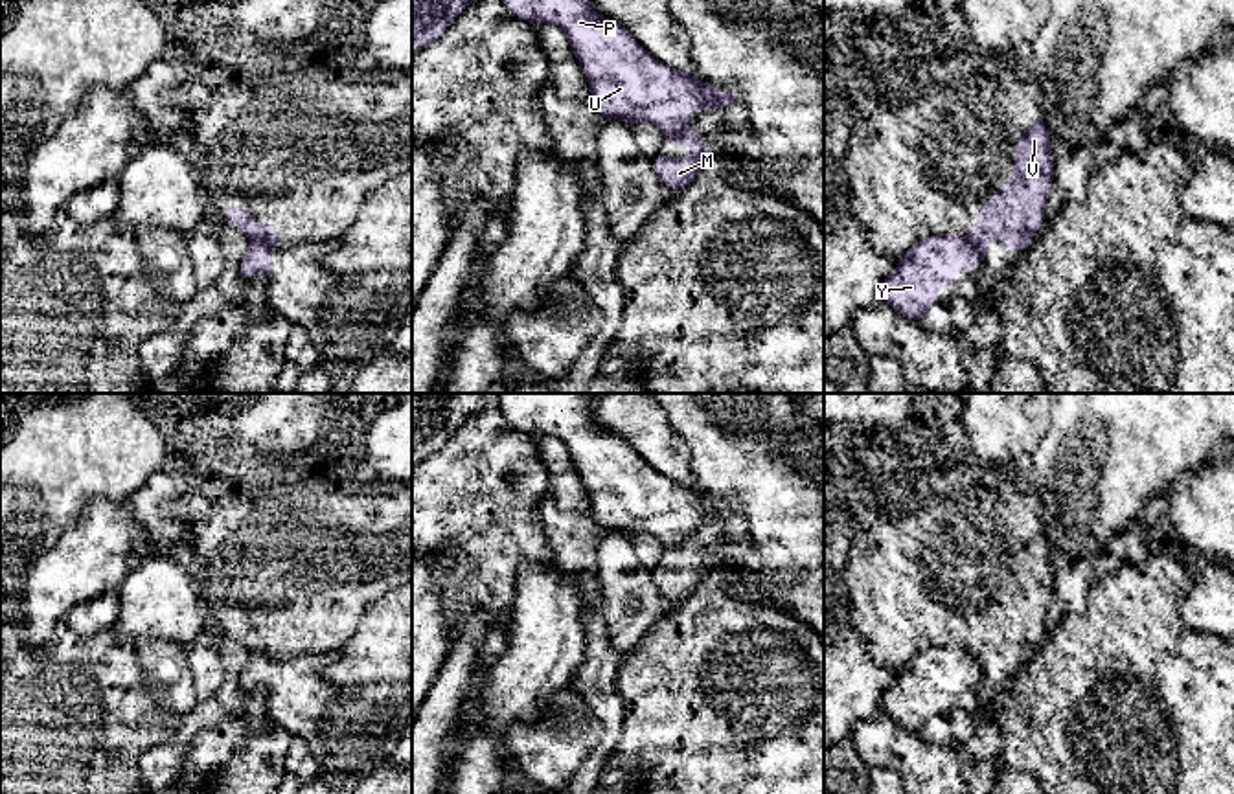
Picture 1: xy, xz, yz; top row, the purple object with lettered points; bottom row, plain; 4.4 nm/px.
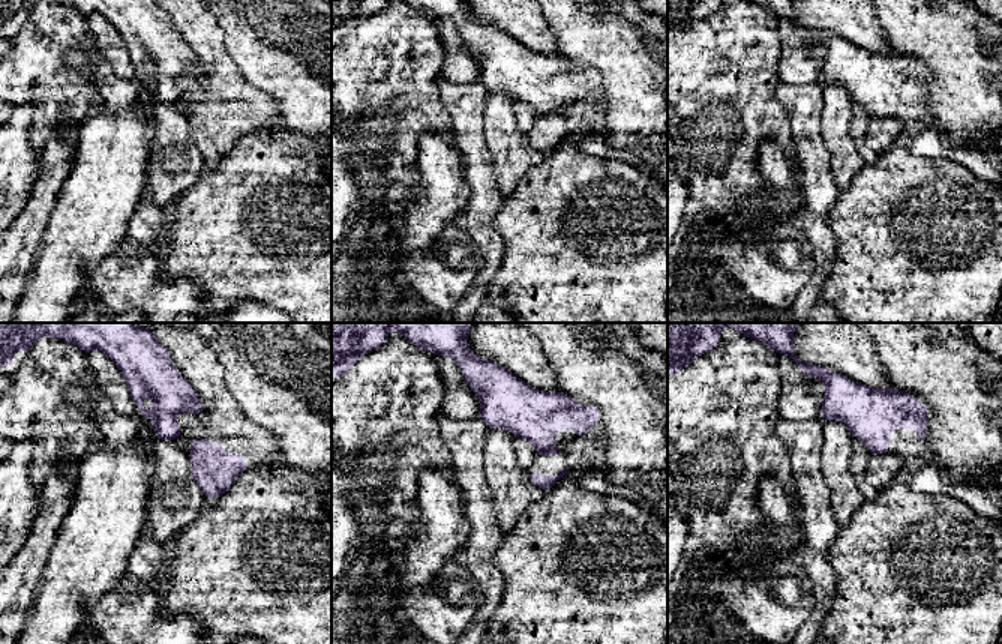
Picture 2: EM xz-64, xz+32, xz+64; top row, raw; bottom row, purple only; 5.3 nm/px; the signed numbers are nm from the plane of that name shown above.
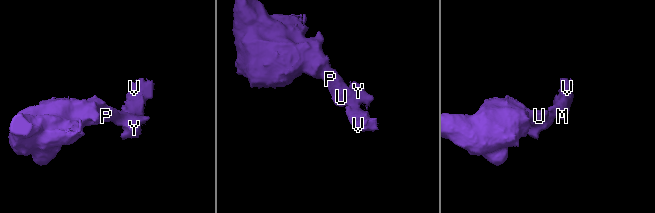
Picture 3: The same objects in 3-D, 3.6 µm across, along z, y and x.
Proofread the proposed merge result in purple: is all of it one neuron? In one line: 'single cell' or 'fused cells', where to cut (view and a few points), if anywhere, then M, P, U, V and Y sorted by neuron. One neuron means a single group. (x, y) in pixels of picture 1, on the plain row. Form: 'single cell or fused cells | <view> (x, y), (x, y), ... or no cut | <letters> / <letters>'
fused cells | xz (688, 537), (666, 548) | M V / P U Y

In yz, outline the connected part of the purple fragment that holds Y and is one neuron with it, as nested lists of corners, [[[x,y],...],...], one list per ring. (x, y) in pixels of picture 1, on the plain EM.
[[[954,645],[927,647],[914,654],[881,697],[881,711],[921,733],[936,717],[936,702],[949,700],[956,684],[984,676],[971,651]]]

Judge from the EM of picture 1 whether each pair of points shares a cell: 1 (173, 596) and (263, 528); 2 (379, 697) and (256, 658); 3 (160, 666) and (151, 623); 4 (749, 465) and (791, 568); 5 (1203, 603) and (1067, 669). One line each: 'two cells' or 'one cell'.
1: two cells
2: one cell
3: two cells
4: one cell
5: two cells

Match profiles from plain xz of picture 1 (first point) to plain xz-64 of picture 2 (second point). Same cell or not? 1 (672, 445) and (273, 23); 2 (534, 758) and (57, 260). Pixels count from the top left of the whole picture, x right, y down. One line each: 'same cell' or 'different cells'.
1: different cells
2: different cells

